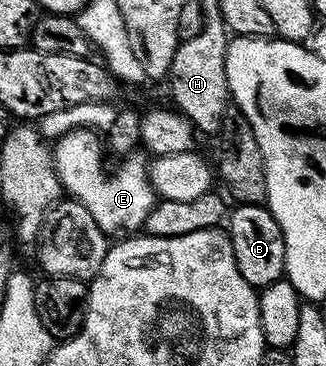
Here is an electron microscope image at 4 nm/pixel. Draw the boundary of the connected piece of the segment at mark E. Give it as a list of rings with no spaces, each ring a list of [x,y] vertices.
[[[77,129],[68,132],[53,144],[54,168],[62,182],[62,190],[67,196],[84,205],[96,225],[107,236],[118,237],[123,233],[138,233],[145,228],[146,217],[156,202],[156,192],[150,183],[150,169],[145,154],[131,153],[111,175],[106,175],[102,164],[104,143],[99,132],[94,129]]]

